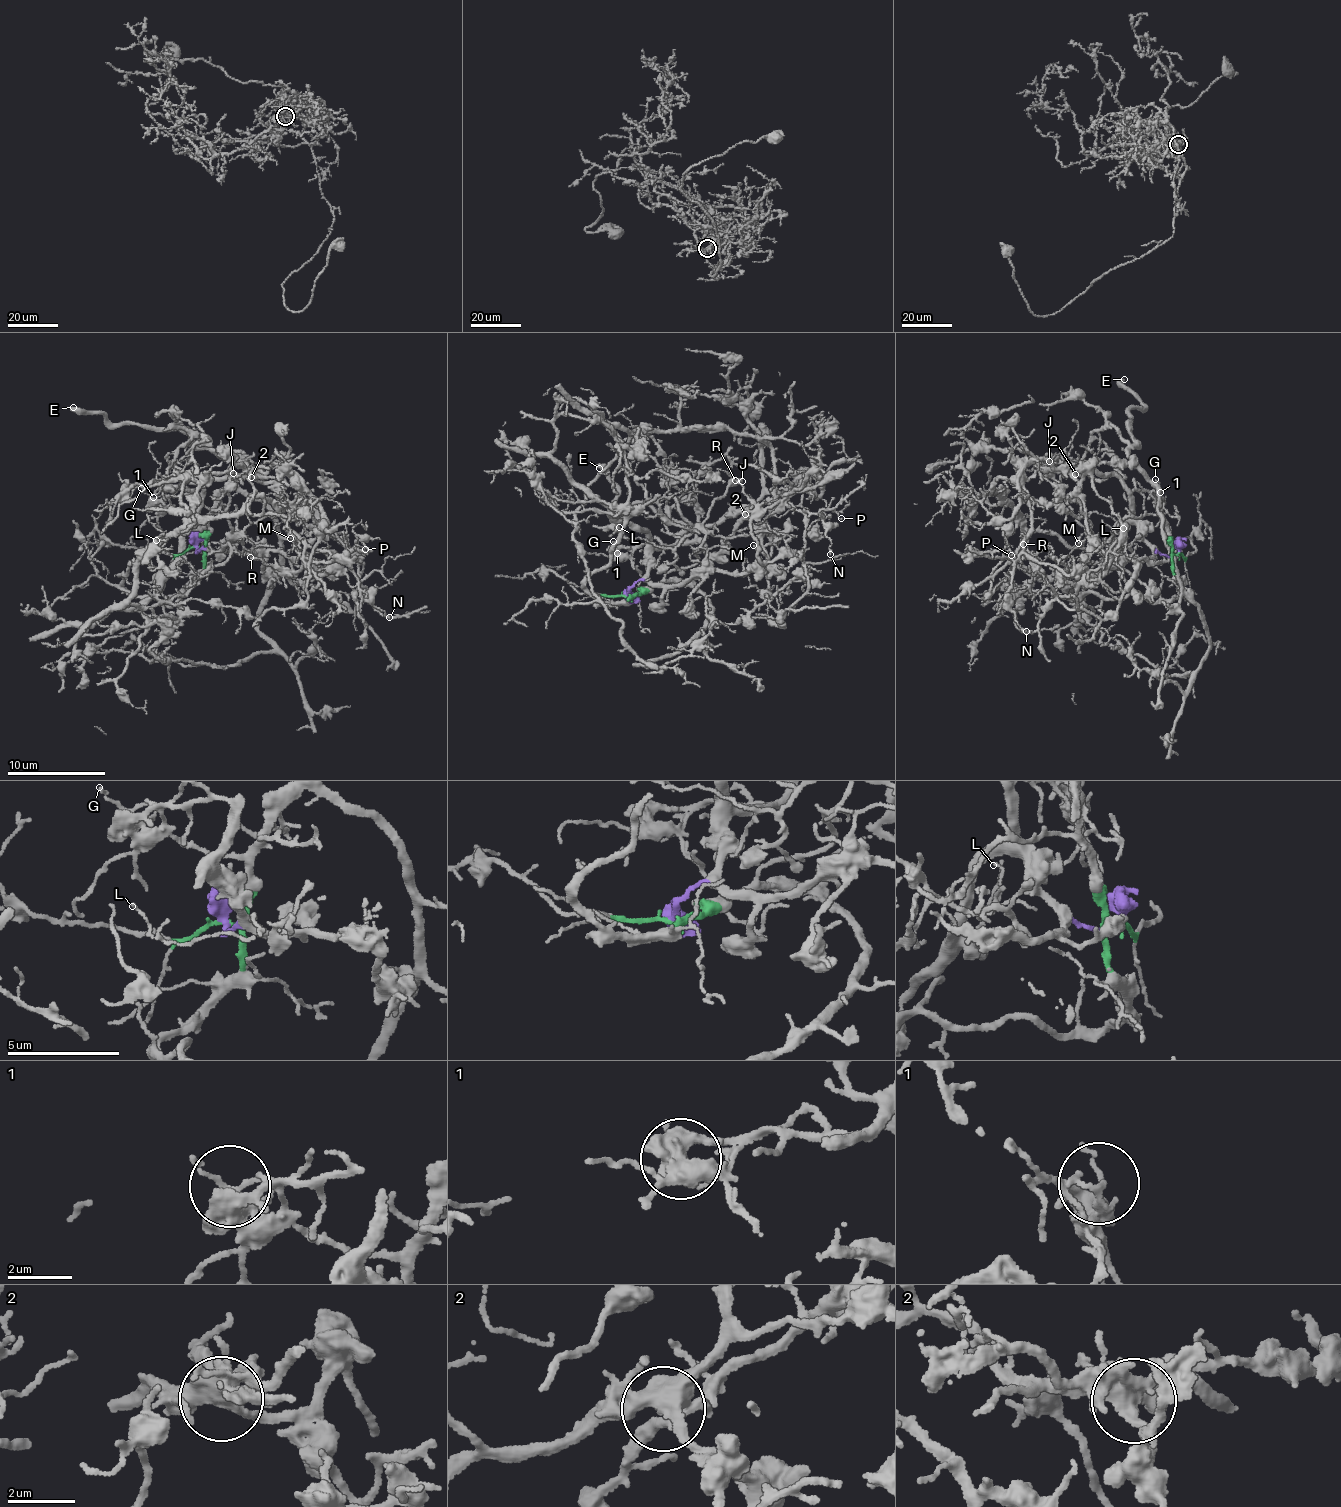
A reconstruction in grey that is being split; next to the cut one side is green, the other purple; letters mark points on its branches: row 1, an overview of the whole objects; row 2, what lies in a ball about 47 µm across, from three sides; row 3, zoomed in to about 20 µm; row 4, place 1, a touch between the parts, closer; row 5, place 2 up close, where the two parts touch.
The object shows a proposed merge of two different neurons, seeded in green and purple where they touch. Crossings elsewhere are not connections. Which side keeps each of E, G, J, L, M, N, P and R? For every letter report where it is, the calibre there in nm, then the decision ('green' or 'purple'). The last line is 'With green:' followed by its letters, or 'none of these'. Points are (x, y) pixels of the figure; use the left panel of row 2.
E: at (73, 407); 440 nm thick; green
G: at (141, 488); 90 nm thick; green
J: at (233, 473); 160 nm thick; purple
L: at (156, 540); 80 nm thick; purple
M: at (290, 538); 130 nm thick; purple
N: at (389, 617); 140 nm thick; purple
P: at (365, 549); 100 nm thick; purple
R: at (250, 557); 120 nm thick; purple
With green: E, G

